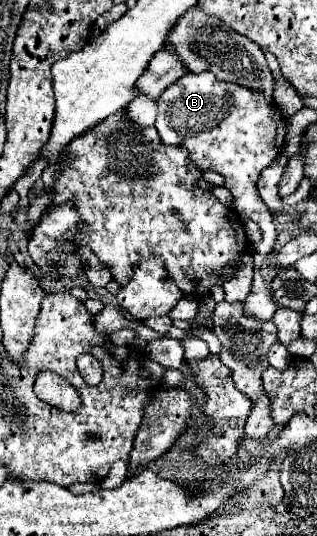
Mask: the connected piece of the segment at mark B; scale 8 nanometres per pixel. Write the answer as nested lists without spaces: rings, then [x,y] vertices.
[[[186,73],[176,83],[172,83],[172,87],[168,87],[168,91],[164,91],[164,95],[160,95],[158,117],[156,117],[154,127],[160,133],[160,143],[180,145],[180,147],[188,149],[190,165],[194,165],[200,171],[216,171],[224,177],[226,189],[236,199],[236,211],[240,213],[240,217],[252,219],[254,223],[258,223],[258,227],[262,231],[262,241],[252,249],[254,265],[260,265],[260,269],[262,269],[264,263],[270,263],[268,257],[276,245],[278,233],[276,233],[270,209],[264,205],[264,201],[258,195],[256,181],[258,181],[260,173],[280,155],[282,145],[284,145],[286,119],[282,117],[276,103],[266,101],[262,91],[252,91],[252,89],[240,87],[236,83],[224,83],[224,81],[216,79],[212,73]]]

